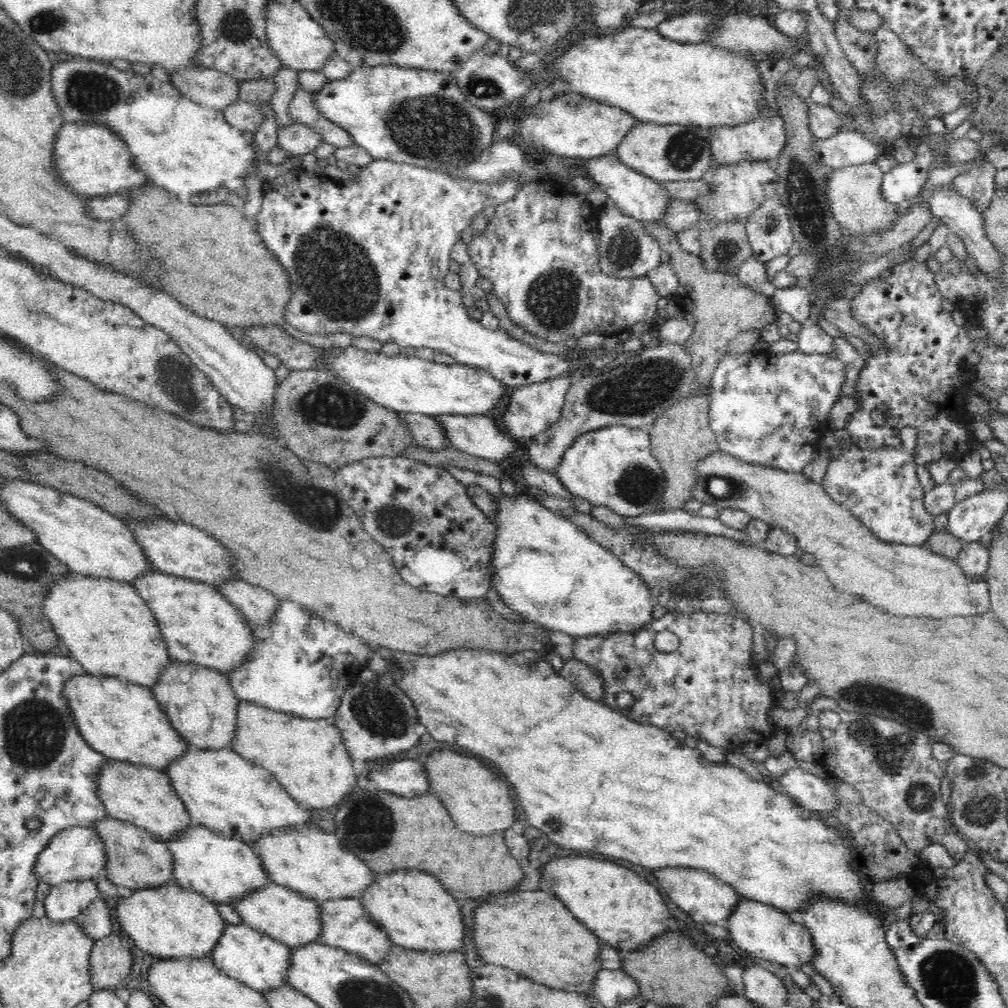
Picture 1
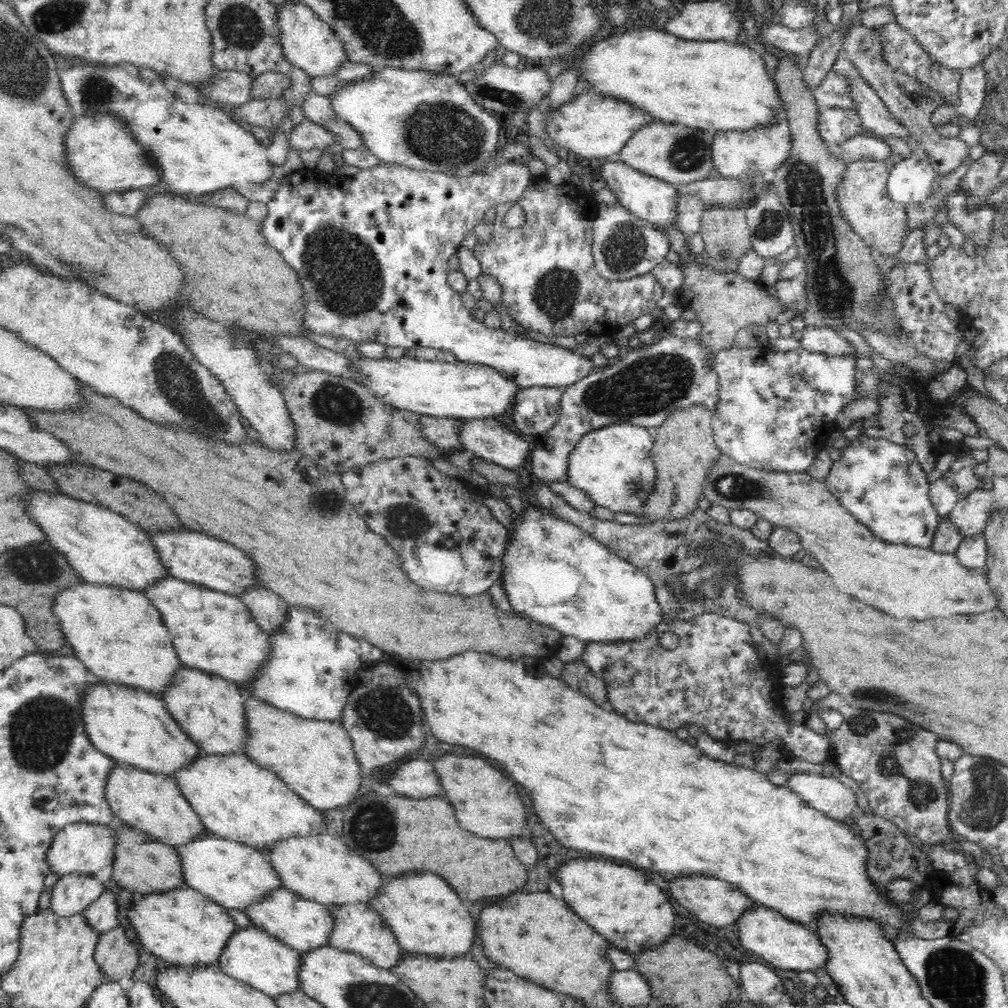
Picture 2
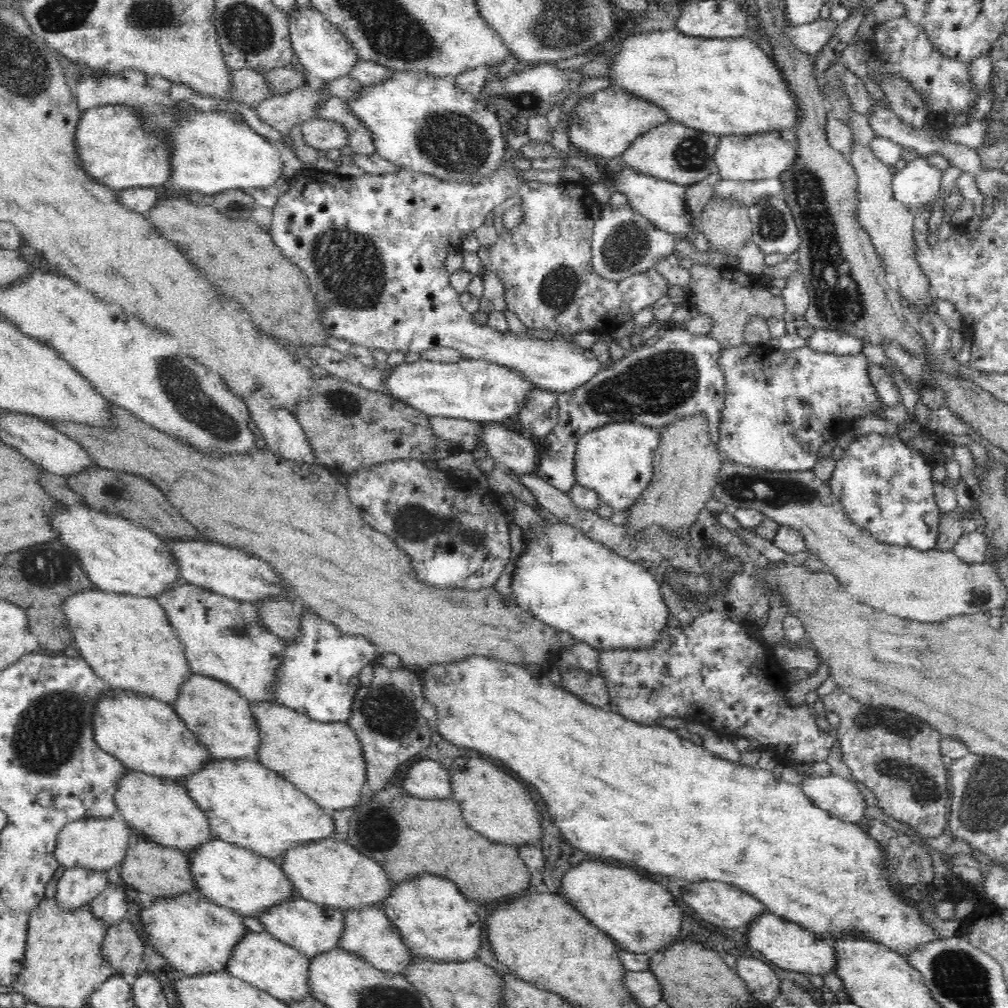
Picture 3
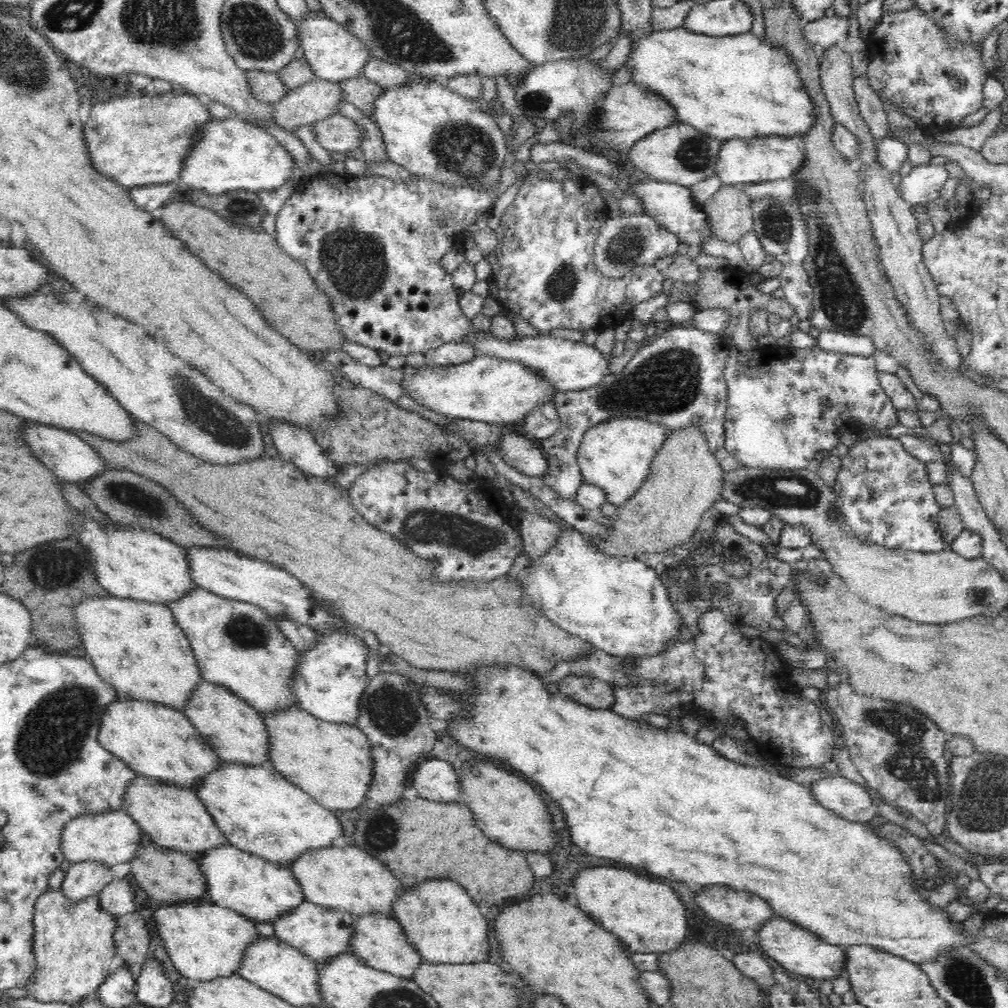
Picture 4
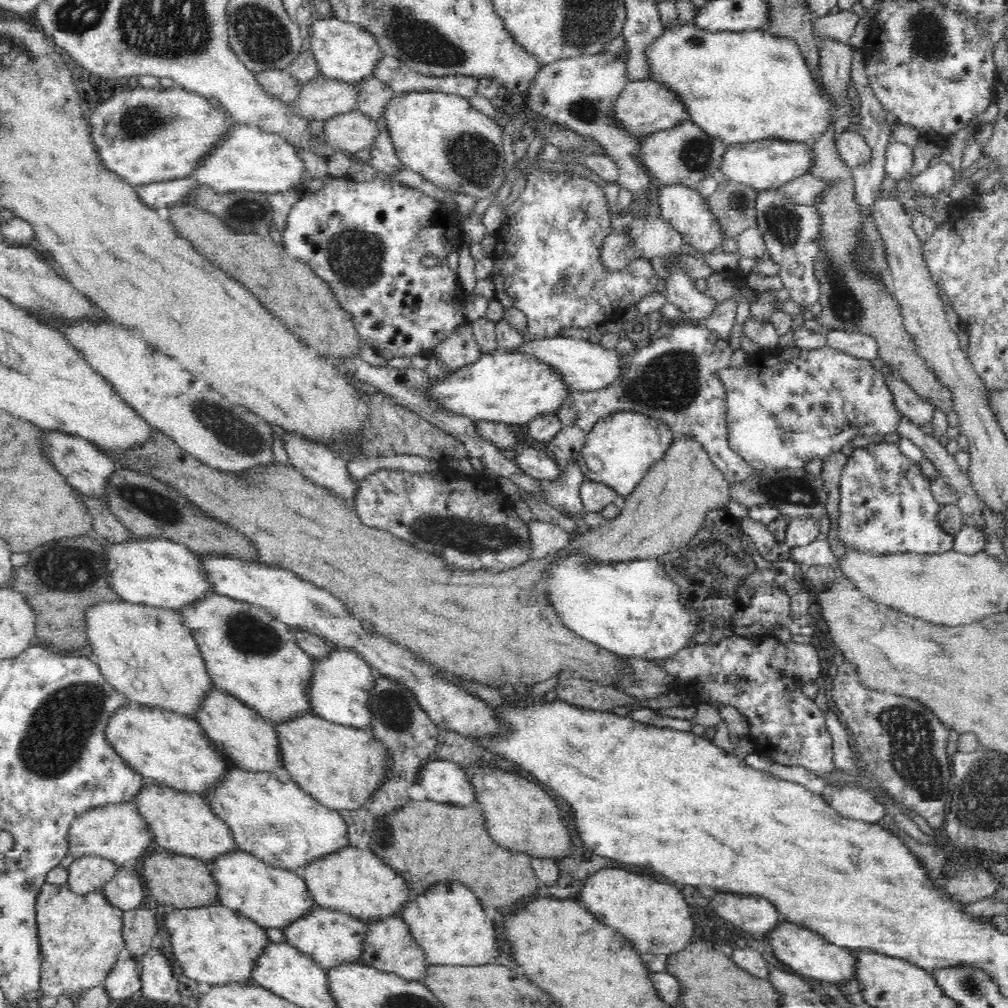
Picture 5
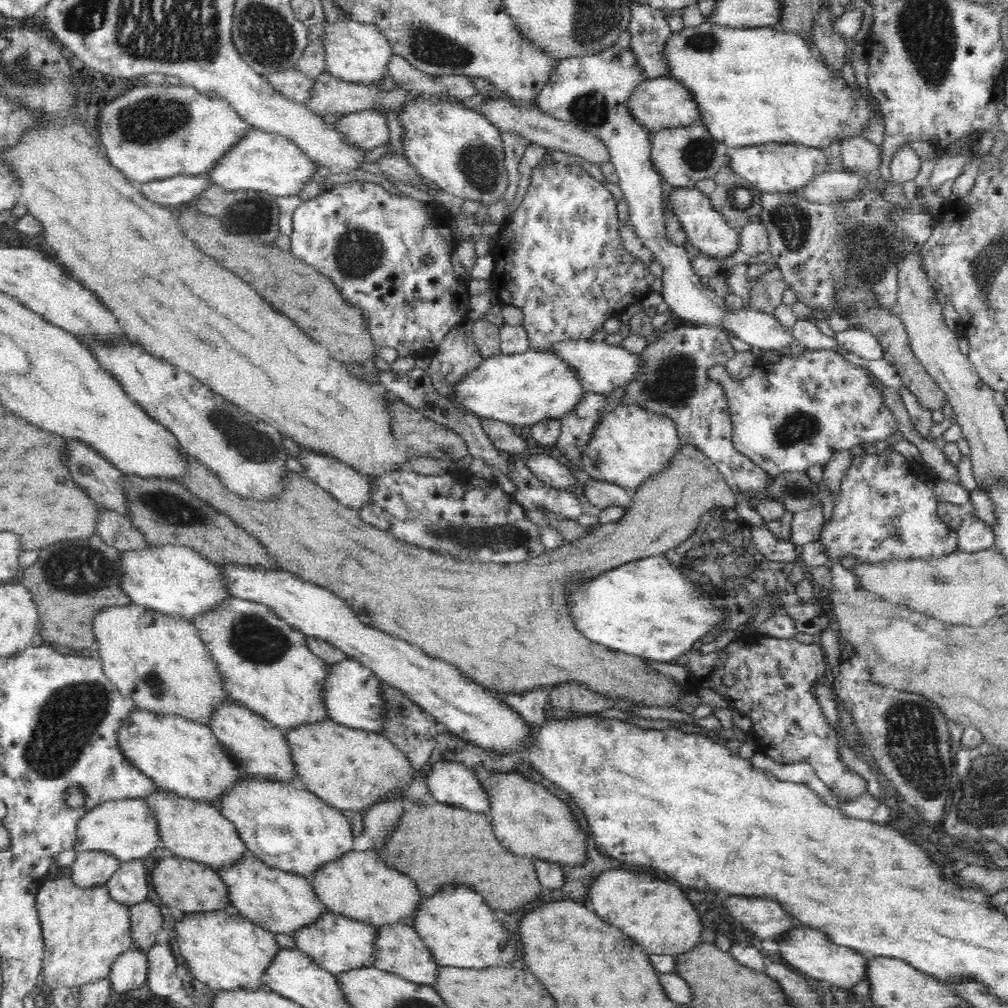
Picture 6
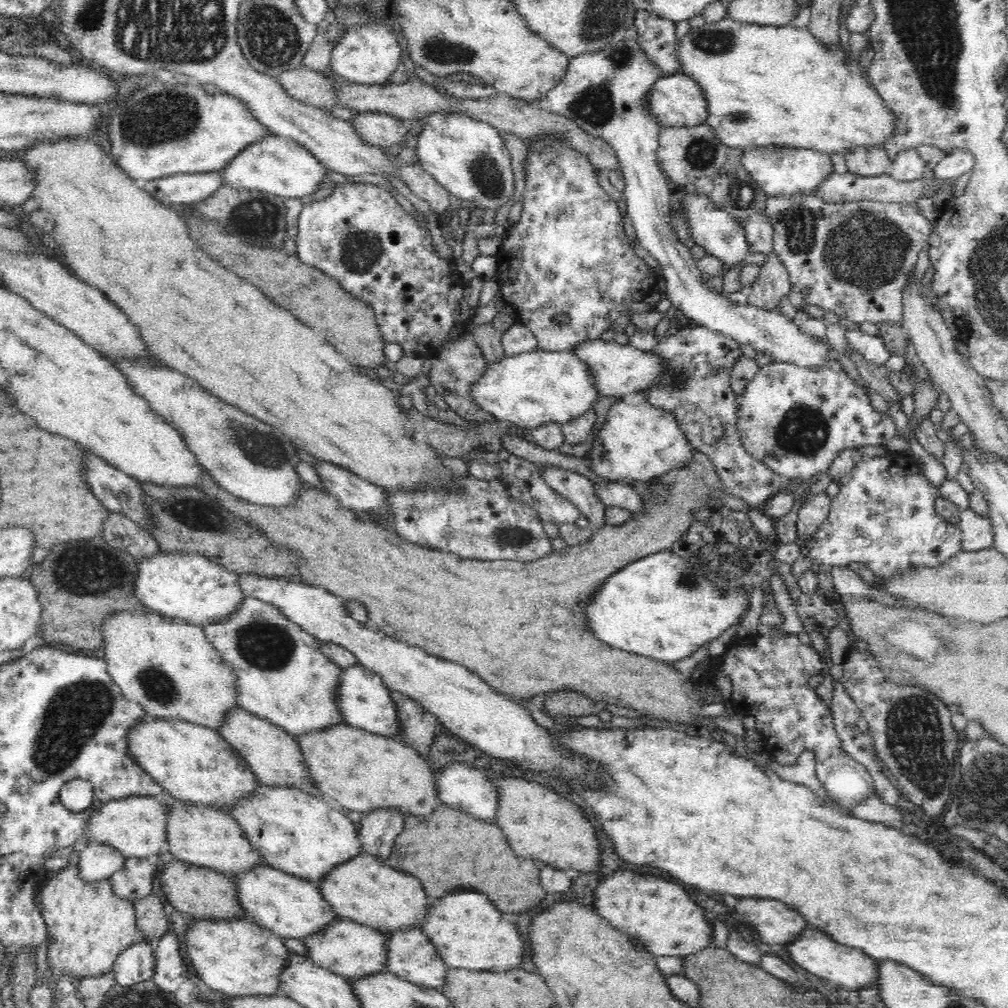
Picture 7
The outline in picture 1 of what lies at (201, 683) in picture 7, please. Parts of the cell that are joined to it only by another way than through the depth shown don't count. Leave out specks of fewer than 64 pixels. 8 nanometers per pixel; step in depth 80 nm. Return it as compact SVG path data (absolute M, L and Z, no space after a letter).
M72 571L70 578L58 580L43 609L66 644L68 656L80 661L90 675L109 676L152 689L172 662L154 611L127 582L87 578Z

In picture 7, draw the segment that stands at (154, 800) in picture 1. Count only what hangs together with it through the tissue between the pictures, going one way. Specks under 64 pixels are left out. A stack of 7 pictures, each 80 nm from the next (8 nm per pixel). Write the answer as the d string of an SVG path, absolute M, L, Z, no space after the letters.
M165 795L162 797L168 803L168 850L175 860L206 867L229 876L246 874L258 864L264 864L260 851L252 847L250 839L234 815L222 809L195 806L193 803Z

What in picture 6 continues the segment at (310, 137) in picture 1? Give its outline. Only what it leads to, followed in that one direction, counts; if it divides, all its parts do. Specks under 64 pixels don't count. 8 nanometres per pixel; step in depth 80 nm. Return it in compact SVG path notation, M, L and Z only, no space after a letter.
M366 110L360 113L351 113L341 116L336 122L340 131L344 131L348 139L366 150L389 144L390 126L384 113Z

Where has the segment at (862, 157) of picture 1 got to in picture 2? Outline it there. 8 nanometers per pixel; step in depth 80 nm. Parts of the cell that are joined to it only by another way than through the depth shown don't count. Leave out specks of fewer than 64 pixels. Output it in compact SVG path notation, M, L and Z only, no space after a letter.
M859 134L846 140L842 146L829 146L828 149L832 154L842 157L846 164L851 160L860 157L868 157L872 160L892 160L894 150L890 144L886 144L884 140L880 140L878 136L860 136Z

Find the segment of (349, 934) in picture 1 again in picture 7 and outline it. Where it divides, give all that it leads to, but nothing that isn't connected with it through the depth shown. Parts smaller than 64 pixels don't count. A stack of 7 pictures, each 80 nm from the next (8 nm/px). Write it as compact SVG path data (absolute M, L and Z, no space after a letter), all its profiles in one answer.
M412 928L410 931L400 932L388 936L389 940L389 964L387 971L395 976L403 978L408 982L420 985L421 987L441 990L447 986L450 968L440 955L436 946L429 941L428 936L422 928Z

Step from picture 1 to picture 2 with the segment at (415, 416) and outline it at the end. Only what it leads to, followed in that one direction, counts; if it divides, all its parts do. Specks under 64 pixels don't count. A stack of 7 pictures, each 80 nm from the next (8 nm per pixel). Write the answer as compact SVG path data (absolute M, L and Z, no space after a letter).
M421 415L424 433L432 442L440 445L446 452L464 451L462 443L462 421L437 416Z

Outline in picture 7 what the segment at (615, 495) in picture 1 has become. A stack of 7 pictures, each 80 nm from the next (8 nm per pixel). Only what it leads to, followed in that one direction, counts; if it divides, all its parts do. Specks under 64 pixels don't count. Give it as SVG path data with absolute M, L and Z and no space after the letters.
M644 399L618 400L608 408L606 419L597 433L588 464L603 478L614 483L648 483L674 469L686 469L697 450L684 435L676 413L666 411Z

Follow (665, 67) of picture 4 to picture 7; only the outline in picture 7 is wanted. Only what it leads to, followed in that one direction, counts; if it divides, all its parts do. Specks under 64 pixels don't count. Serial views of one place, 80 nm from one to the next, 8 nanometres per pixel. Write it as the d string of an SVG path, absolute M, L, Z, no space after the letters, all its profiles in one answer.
M724 17L719 22L713 24L705 23L702 27L694 28L692 32L685 37L684 41L679 41L680 44L680 57L684 70L682 72L690 75L700 83L706 101L709 104L711 116L708 118L707 125L714 127L714 132L718 138L730 148L730 150L753 148L753 147L768 147L780 146L788 148L803 148L812 149L816 152L824 154L848 154L854 148L881 148L888 142L890 136L894 136L896 128L899 124L899 116L889 108L886 101L880 97L880 93L874 87L874 83L868 77L869 67L860 65L860 59L855 56L855 52L848 48L848 52L840 46L839 42L836 44L824 44L810 31L809 27L796 27L794 26L768 26L762 24L751 24L751 22L739 22L733 18Z

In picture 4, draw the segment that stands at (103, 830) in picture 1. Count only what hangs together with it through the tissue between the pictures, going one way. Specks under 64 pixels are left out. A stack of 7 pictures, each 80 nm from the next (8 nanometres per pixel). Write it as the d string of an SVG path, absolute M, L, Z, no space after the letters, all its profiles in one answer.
M149 841L141 846L138 854L130 860L129 864L131 878L147 892L147 902L153 906L159 904L170 906L196 901L212 903L208 896L206 875L200 869L198 857L159 848Z

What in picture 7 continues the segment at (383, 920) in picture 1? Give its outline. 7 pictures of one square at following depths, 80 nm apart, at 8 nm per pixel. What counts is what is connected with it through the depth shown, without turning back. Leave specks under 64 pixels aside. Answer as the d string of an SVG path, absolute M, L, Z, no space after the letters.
M462 892L462 894L446 896L444 900L436 904L436 908L432 910L432 916L426 916L426 922L421 925L421 928L429 941L439 950L449 968L466 968L472 971L492 973L508 972L508 970L516 970L516 964L520 968L526 956L526 942L518 926L514 922L508 922L506 918L502 920L502 912L484 894Z

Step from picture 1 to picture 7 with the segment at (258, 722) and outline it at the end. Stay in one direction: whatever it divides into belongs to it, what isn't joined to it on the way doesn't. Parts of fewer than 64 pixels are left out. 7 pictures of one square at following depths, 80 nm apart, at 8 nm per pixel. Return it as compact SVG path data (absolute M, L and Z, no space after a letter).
M348 724L338 725L324 733L295 737L322 796L331 796L345 811L366 814L382 808L405 816L432 818L434 810L444 802L440 800L437 773L428 755L397 738L376 735Z

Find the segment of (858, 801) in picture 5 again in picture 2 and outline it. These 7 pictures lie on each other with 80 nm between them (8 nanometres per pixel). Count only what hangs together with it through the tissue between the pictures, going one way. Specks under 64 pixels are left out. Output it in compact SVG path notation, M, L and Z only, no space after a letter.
M799 772L792 774L785 784L811 807L839 821L854 816L854 808L859 808L856 792L838 778Z

